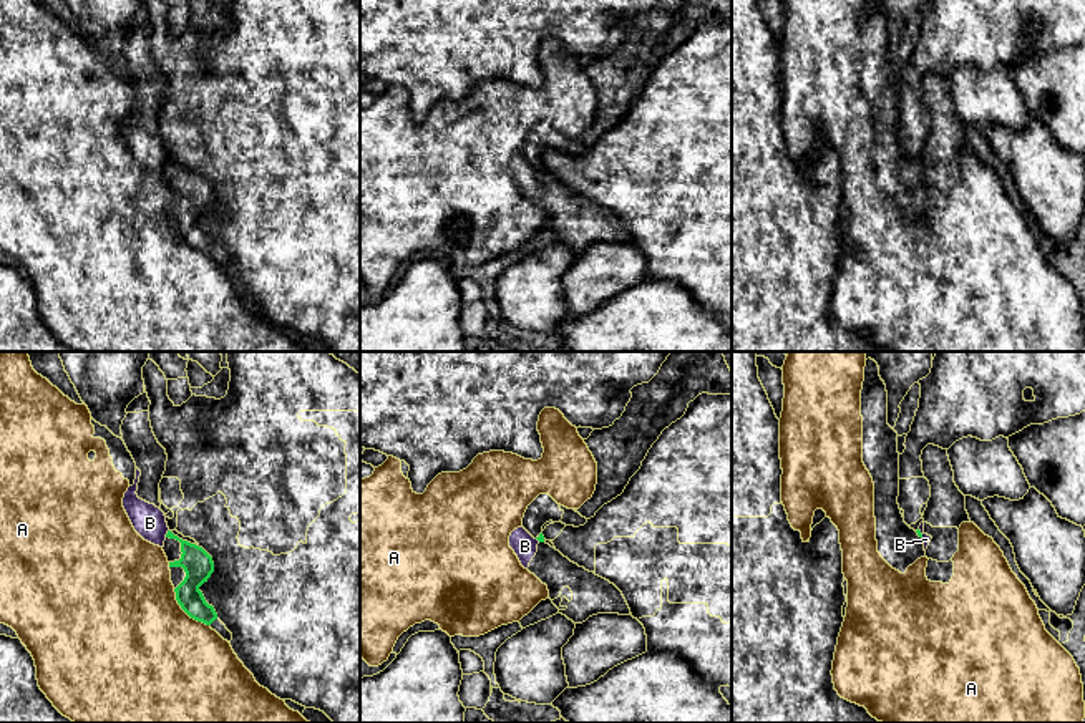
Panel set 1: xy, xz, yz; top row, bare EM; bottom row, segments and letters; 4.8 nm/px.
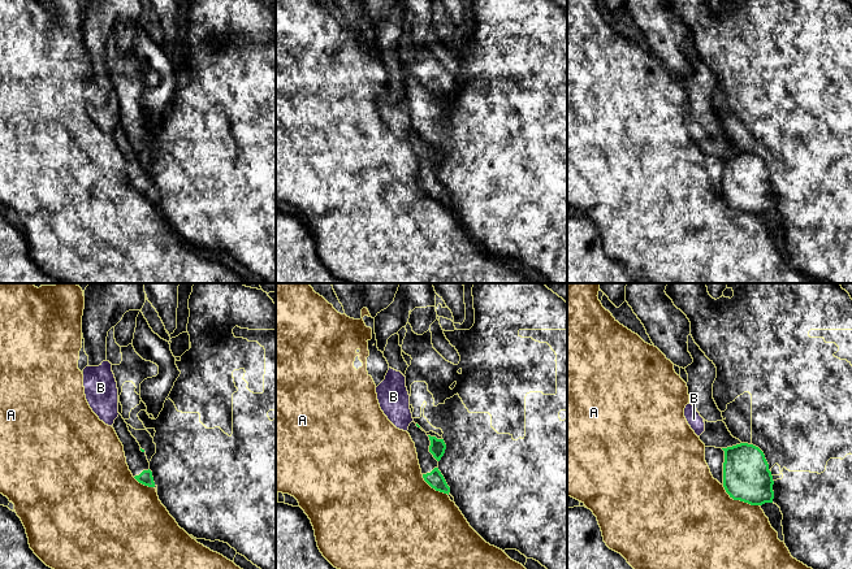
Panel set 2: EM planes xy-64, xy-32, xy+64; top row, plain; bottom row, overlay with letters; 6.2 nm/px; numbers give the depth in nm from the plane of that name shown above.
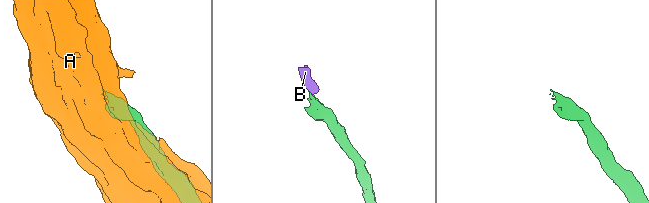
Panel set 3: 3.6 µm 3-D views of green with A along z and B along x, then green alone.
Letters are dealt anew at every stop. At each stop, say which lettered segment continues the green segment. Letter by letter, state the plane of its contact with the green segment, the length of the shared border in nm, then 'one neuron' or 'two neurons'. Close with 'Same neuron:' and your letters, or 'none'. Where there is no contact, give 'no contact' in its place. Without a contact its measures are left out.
A: meets green in xy; contact 260 nm long; two neurons
B: meets green in xy; contact 40 nm long; two neurons
Same neuron: none

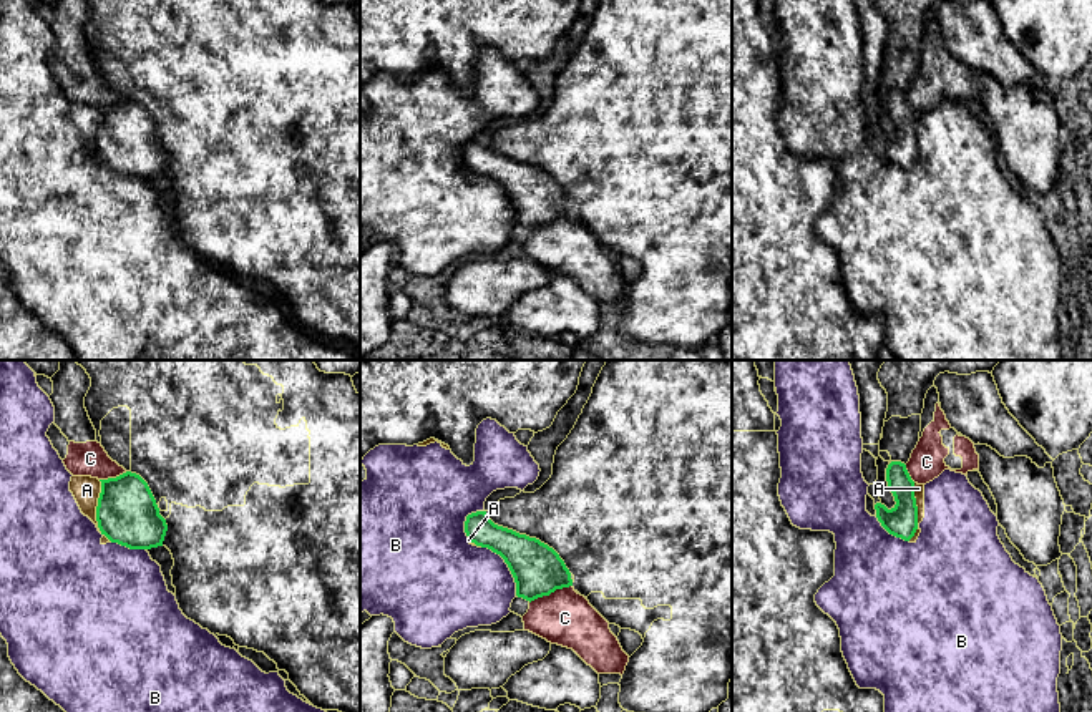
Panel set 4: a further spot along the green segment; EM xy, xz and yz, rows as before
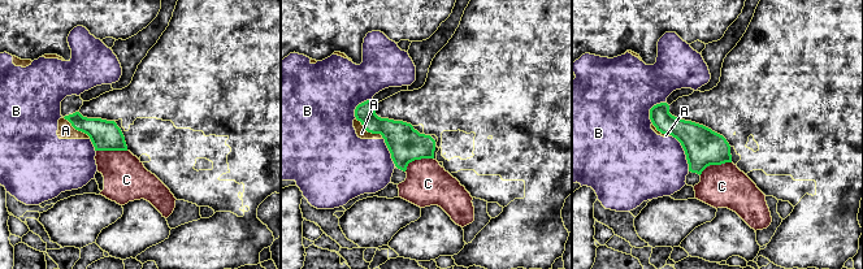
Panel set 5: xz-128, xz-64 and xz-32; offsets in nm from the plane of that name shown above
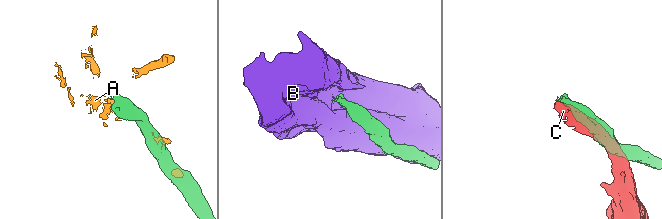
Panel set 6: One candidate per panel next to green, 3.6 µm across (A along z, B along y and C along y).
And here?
A: meets green in xy; contact 320 nm long; two neurons
B: meets green in xz; contact 300 nm long; two neurons
C: meets green in xz; contact 220 nm long; two neurons
Same neuron: none

